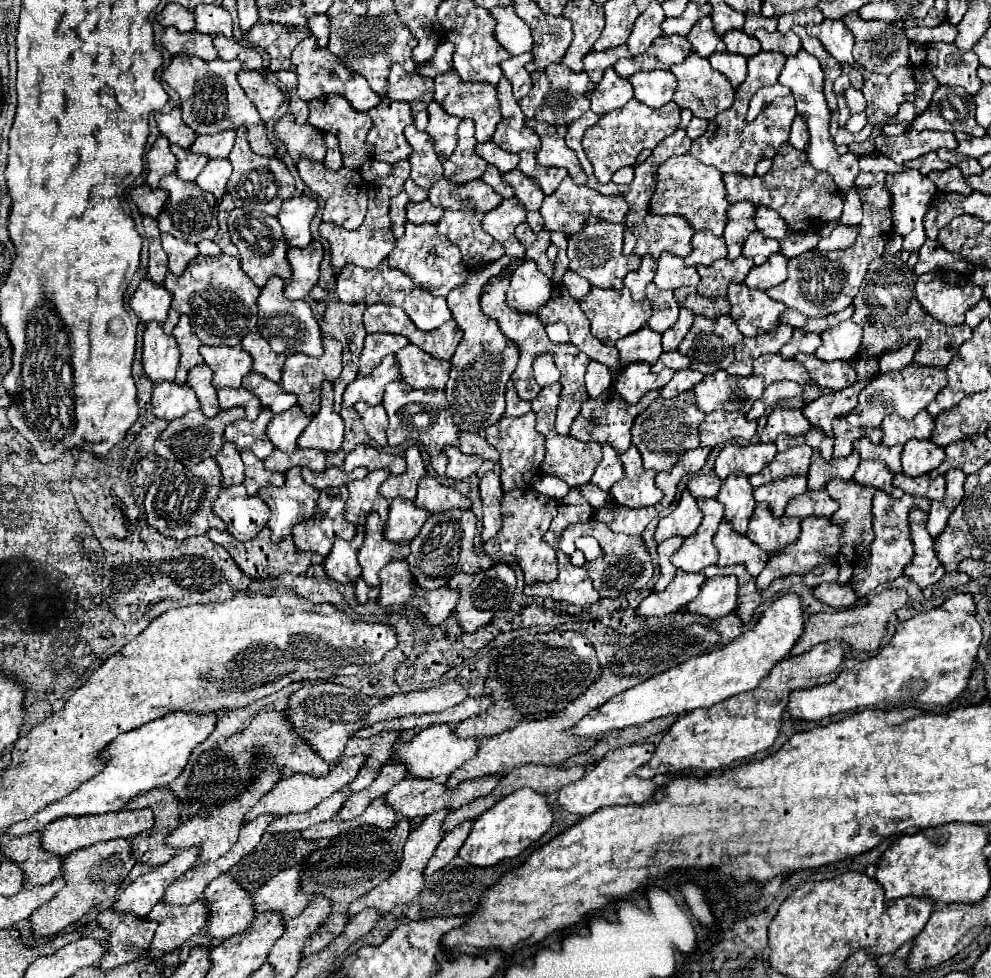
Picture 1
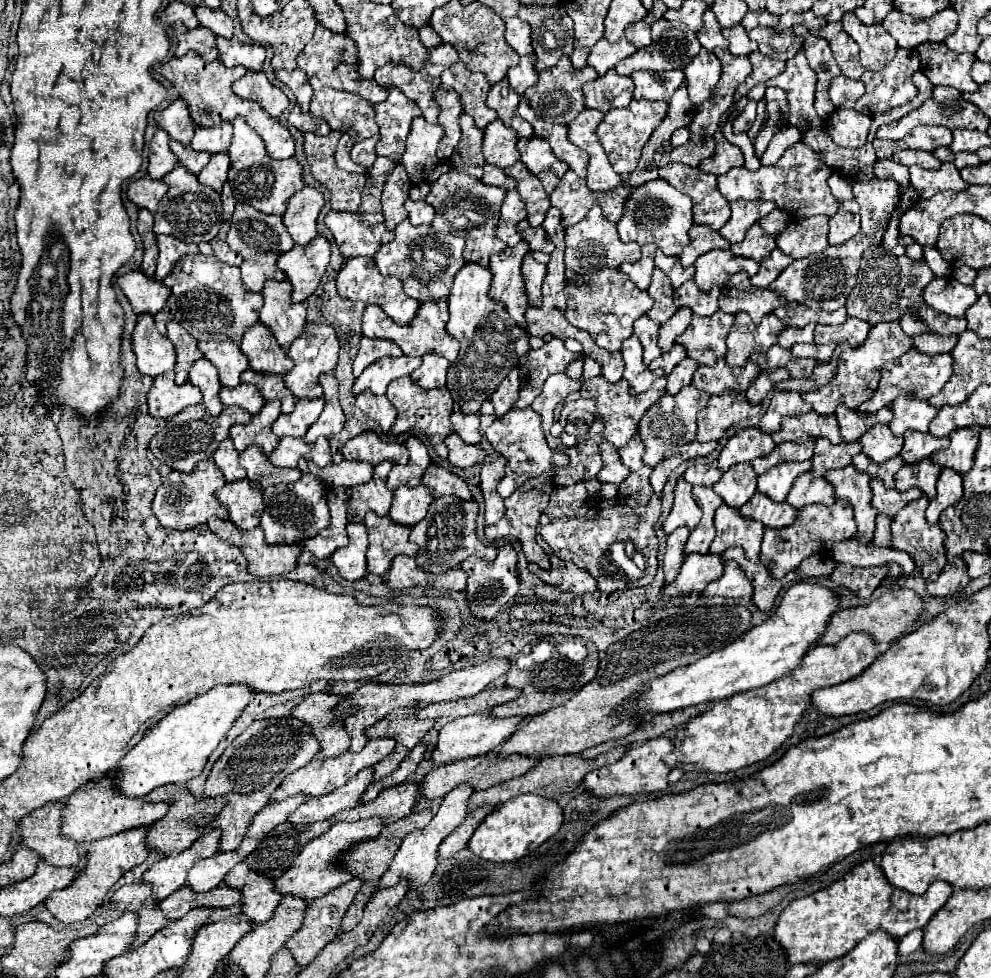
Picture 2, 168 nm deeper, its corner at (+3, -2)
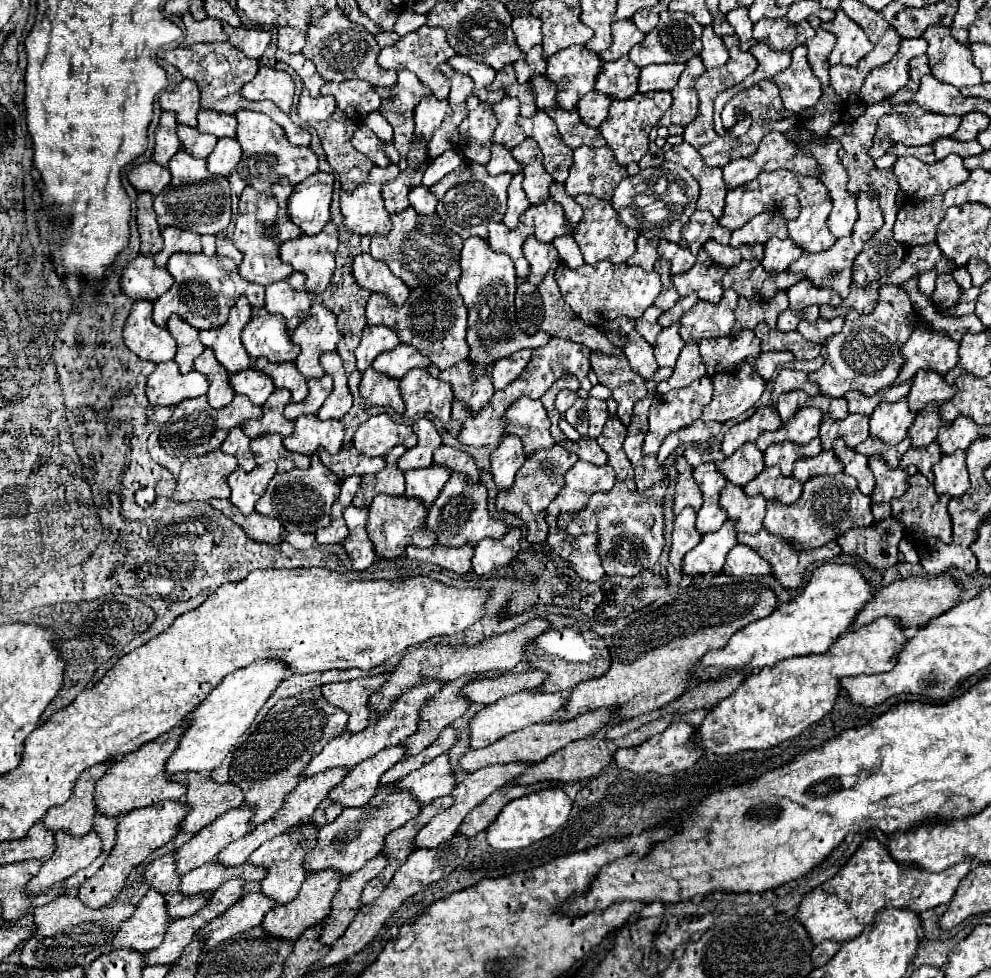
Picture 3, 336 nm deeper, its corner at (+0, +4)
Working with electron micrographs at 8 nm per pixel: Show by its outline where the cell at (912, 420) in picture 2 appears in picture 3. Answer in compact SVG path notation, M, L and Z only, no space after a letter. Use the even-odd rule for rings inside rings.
M916 372L906 400L912 412L922 412L922 408L926 408L928 404L942 406L952 396L954 386L948 386L944 382L944 376L938 376L936 372Z

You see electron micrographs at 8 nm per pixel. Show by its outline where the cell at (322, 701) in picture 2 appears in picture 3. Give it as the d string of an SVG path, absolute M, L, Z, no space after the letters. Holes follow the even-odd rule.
M386 674L338 684L324 684L322 698L350 716L346 728L348 732L362 732L370 724L370 708L366 708L366 700L370 692L378 690L384 684L384 680Z

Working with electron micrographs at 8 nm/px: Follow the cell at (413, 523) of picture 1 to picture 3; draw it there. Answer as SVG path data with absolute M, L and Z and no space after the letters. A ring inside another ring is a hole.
M430 466L430 468L420 468L414 472L406 472L406 498L416 498L430 506L440 490L444 488L446 480L450 478L450 472L442 466Z

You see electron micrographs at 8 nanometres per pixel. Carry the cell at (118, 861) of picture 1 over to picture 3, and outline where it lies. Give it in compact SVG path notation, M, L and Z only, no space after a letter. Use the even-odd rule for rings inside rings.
M162 802L162 804L138 808L134 812L128 812L126 816L122 816L116 826L116 842L114 842L114 848L112 848L108 860L88 882L78 886L76 898L86 908L108 906L114 900L114 896L124 890L130 870L140 866L154 850L162 848L164 844L168 844L176 836L178 824L186 816L186 812L188 812L188 806L182 802Z

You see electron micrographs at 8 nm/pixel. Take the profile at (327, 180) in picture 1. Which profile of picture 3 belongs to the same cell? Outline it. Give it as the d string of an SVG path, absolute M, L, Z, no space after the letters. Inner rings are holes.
M334 112L324 122L310 122L310 126L320 136L326 160L340 176L342 190L350 192L364 184L374 164L350 144L350 138L358 126L352 120L346 120L342 112Z

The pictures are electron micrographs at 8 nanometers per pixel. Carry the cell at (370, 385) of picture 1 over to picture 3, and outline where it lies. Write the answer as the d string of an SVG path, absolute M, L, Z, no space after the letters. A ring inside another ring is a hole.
M400 344L398 348L380 354L372 362L372 368L376 372L382 372L382 374L390 376L392 380L398 380L408 370L412 370L412 368L426 368L428 364L430 364L430 360L426 356L422 356L416 348L412 348L410 344Z

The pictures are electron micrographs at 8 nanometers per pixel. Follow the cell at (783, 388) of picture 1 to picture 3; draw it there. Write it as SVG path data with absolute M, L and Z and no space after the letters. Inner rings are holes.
M768 352L768 354L760 354L754 362L758 374L764 378L764 380L770 380L772 374L776 372L778 366L786 364L786 362L792 362L794 360L794 354L792 352Z

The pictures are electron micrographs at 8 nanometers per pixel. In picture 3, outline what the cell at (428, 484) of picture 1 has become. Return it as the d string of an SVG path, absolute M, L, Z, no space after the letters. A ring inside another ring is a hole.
M440 446L440 448L434 452L434 464L448 468L452 474L464 474L468 484L480 482L480 472L478 472L474 460L472 460L468 454L456 450L456 448Z

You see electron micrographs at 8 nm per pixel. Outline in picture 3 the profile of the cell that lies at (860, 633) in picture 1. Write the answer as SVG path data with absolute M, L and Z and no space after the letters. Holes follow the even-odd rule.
M940 574L940 576L934 576L934 578L910 576L910 578L904 578L904 580L892 582L890 586L876 592L874 598L870 600L870 604L866 604L858 612L858 616L852 622L852 628L860 630L862 626L870 624L874 618L880 618L880 616L890 616L890 618L898 620L902 628L922 628L930 620L934 620L940 614L944 614L946 610L950 610L956 604L960 594L962 594L962 590L954 584L950 574Z

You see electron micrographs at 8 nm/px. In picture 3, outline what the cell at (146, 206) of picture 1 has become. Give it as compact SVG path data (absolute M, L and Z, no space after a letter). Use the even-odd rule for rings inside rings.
M150 160L146 164L132 168L128 172L128 180L138 192L150 192L156 196L170 182L170 170L166 166L158 166Z

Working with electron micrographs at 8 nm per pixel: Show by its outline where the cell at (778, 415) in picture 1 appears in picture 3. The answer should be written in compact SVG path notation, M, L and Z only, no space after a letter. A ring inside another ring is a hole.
M784 368L784 370L780 370L780 374L778 374L776 382L774 382L770 408L776 408L776 406L778 406L778 398L780 398L780 394L794 392L794 390L804 390L808 396L816 396L816 394L820 394L820 392L818 392L818 384L810 384L804 372L796 372L796 370L788 370L788 368Z

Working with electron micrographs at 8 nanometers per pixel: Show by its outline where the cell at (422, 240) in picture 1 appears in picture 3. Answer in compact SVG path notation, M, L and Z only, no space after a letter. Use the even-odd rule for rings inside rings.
M406 208L406 212L394 214L392 218L392 232L386 238L372 238L370 254L390 266L390 270L402 278L410 288L434 284L434 282L452 282L456 284L460 278L460 250L462 238L454 234L444 222L432 216L420 216L414 208Z

